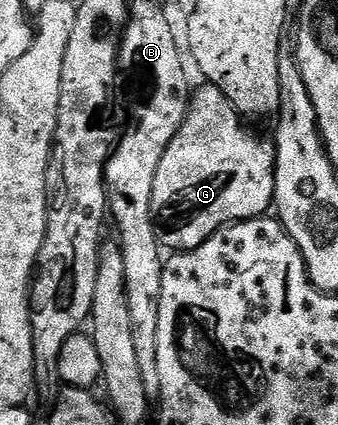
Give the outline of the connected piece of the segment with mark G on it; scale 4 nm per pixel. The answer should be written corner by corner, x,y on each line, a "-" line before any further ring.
205,83
191,93
188,113
174,134
174,142
166,146
158,174
154,174
154,190
150,198
152,220
156,224
156,237
161,245
173,253
189,252
206,238
210,238
227,224
240,224
265,215
274,204
274,178
276,177
276,145
271,139
255,136
244,124
239,112
213,84

